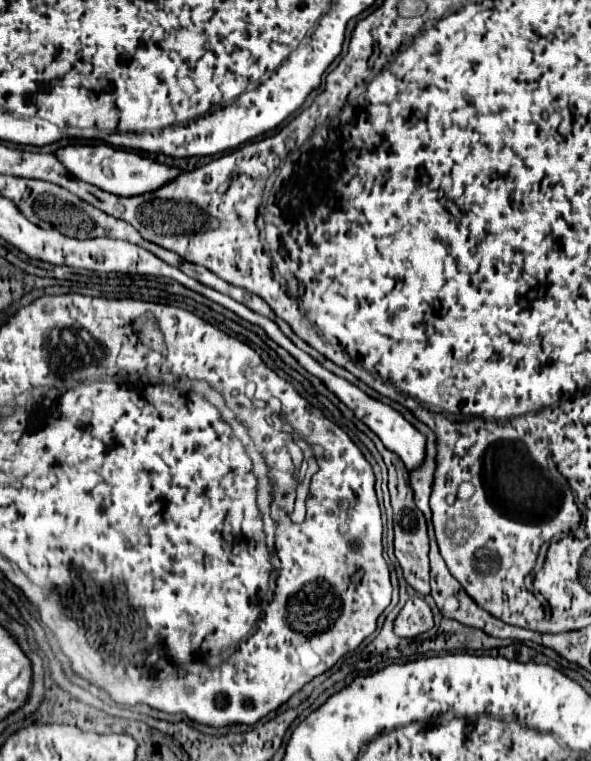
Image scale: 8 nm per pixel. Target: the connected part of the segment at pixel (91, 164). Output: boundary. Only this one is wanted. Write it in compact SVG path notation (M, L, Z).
M90 143L90 145L68 145L56 153L56 157L64 163L64 167L78 179L88 181L108 193L120 195L120 197L134 197L142 193L152 193L154 189L160 189L166 185L166 181L174 181L178 177L180 169L162 165L158 161L140 157L138 153L116 149L104 143Z

